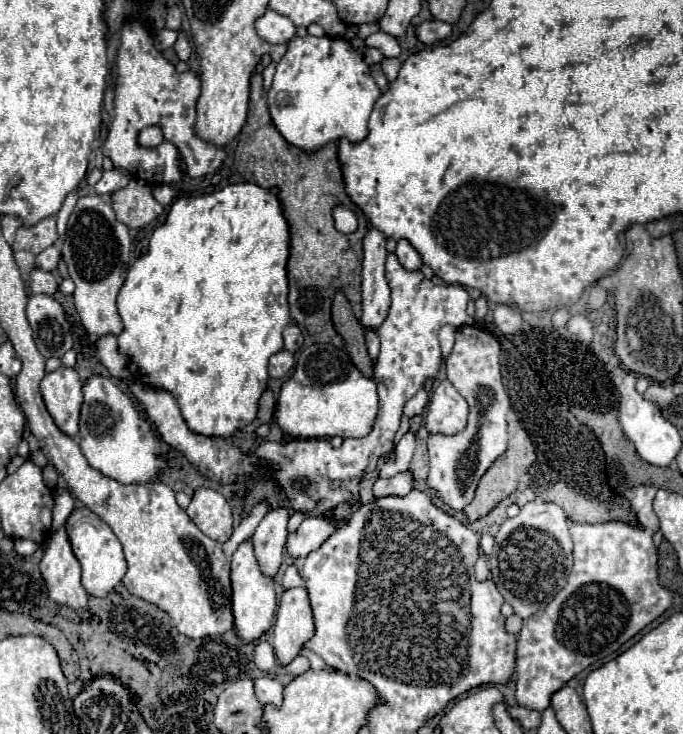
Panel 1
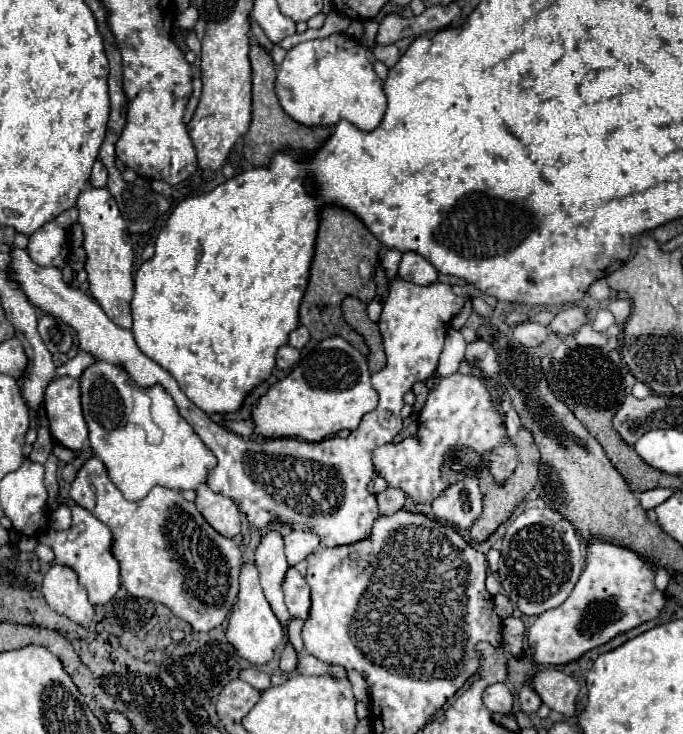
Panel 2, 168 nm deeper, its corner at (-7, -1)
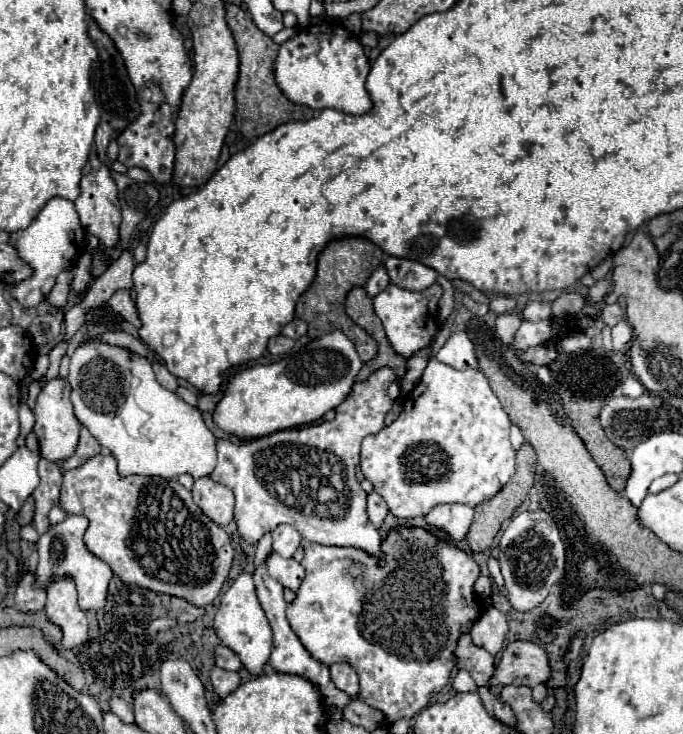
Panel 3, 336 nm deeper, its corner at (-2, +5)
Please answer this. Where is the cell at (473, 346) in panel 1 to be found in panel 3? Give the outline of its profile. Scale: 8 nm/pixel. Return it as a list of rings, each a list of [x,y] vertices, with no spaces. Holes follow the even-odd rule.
[[[443,504],[435,506],[427,516],[427,524],[447,532],[453,542],[461,542],[473,520],[473,508],[465,504]]]

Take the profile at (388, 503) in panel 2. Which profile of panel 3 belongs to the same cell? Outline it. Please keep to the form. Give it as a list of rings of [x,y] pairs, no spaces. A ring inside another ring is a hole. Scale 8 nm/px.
[[[369,492],[369,496],[367,496],[367,514],[369,514],[369,522],[375,526],[375,528],[379,528],[381,524],[383,524],[383,520],[385,520],[385,516],[387,516],[387,504],[385,504],[385,500],[377,494],[377,492]]]

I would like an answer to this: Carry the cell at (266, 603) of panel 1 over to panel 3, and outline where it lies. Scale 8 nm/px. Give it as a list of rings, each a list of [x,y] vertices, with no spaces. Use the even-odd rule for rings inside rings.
[[[243,572],[235,582],[233,586],[223,594],[221,598],[221,606],[215,614],[215,620],[213,620],[213,626],[215,626],[215,634],[219,636],[221,644],[225,644],[227,648],[231,648],[239,660],[243,662],[243,668],[253,674],[253,676],[261,676],[263,674],[263,668],[269,660],[269,654],[271,654],[271,626],[269,626],[269,620],[257,600],[257,594],[255,594],[255,584],[253,584],[253,576]]]

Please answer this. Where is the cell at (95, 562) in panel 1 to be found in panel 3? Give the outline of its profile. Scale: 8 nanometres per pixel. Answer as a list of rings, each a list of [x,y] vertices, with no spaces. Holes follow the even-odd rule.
[[[73,514],[73,516],[67,516],[61,524],[51,526],[47,530],[47,534],[43,534],[39,538],[39,542],[37,542],[39,564],[37,564],[37,574],[35,574],[33,586],[45,590],[47,580],[51,580],[51,578],[71,578],[79,592],[79,608],[81,610],[99,610],[105,606],[107,586],[109,586],[113,572],[103,560],[99,560],[85,548],[83,534],[87,530],[87,524],[89,524],[89,520],[85,516]]]

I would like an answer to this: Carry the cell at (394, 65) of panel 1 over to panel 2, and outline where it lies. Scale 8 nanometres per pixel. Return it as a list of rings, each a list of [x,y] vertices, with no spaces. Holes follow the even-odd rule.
[[[390,44],[390,46],[374,46],[372,52],[374,52],[376,60],[384,62],[388,68],[392,68],[400,60],[400,56],[402,56],[400,50],[394,44]]]

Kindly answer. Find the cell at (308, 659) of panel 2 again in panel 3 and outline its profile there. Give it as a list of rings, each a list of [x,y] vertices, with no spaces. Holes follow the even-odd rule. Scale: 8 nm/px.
[[[345,662],[343,664],[331,664],[329,670],[331,670],[331,680],[335,682],[335,686],[355,698],[359,692],[359,678],[357,678],[355,670]]]

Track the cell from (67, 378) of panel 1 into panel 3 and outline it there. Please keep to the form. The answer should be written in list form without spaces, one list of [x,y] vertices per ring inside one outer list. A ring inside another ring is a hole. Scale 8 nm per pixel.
[[[53,378],[39,392],[39,398],[33,408],[33,414],[35,414],[33,432],[39,438],[39,454],[41,454],[41,458],[45,458],[49,462],[63,462],[63,460],[71,458],[77,450],[81,424],[73,414],[73,406],[69,402],[69,392],[71,392],[71,386],[65,378]]]

